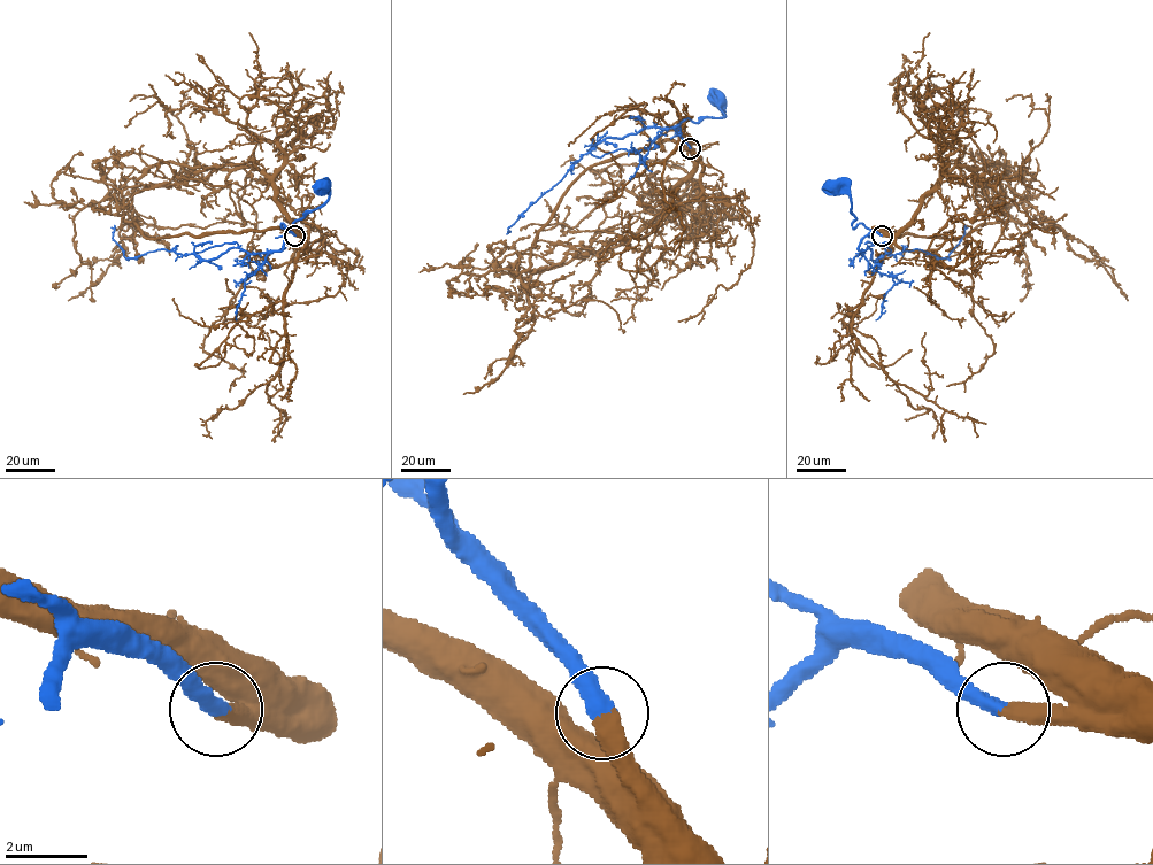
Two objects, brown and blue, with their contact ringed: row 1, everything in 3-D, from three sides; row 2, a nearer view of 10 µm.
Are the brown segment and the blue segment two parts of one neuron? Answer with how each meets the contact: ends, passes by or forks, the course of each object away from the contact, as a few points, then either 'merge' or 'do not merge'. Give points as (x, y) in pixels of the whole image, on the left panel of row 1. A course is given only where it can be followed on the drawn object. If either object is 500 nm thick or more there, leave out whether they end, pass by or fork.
brown ends there; blue ends there; brown runs (294, 234), (277, 228), (146, 238), (124, 221), (135, 222), (120, 231), (123, 252), (101, 278), (68, 300); blue runs (294, 234), (282, 223), (291, 228), (319, 208), (329, 194), (322, 187); merge

